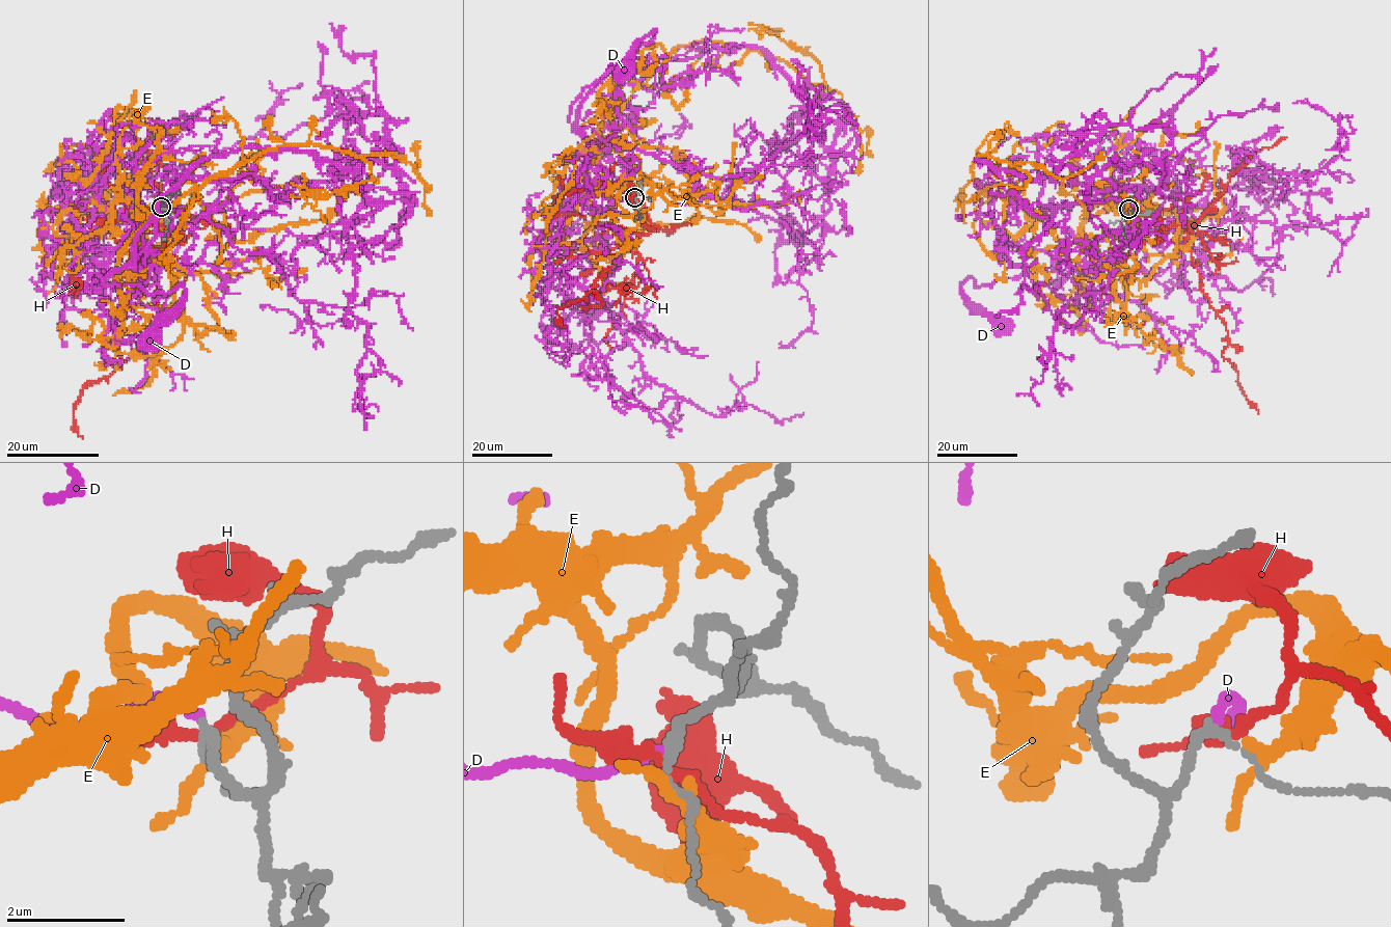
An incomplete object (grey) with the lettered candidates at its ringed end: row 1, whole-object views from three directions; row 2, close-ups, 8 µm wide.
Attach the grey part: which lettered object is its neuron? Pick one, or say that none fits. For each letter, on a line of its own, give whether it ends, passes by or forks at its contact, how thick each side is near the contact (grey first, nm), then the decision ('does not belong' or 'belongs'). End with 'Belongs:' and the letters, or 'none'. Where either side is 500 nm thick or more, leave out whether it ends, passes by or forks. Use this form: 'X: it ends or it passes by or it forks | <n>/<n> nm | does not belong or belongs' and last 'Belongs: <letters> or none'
D: it ends | 150/160 nm | belongs
E: it passes by | 110/240 nm | does not belong
H: it passes by | 140/280 nm | does not belong
Belongs: D

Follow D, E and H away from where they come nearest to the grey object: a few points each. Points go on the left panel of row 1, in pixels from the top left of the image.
D: (160, 208), (105, 202), (83, 230), (112, 274), (87, 292), (93, 272), (105, 284), (185, 289), (152, 338)
E: (162, 210), (117, 200), (112, 224), (135, 249), (121, 252), (267, 151), (351, 152), (377, 181), (290, 195)
H: (160, 209), (190, 220), (133, 226), (137, 267), (114, 330), (123, 363), (82, 389), (83, 438)

